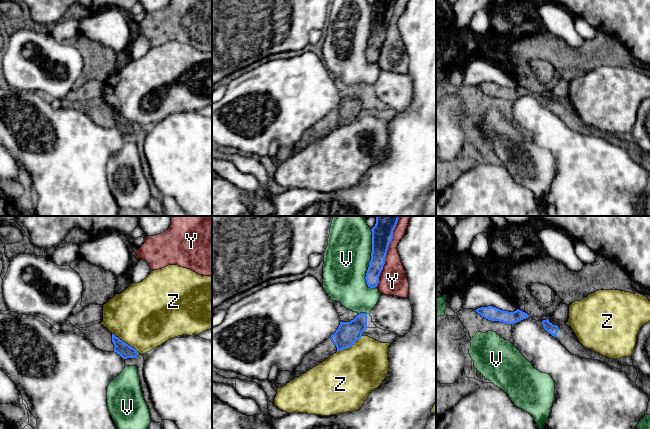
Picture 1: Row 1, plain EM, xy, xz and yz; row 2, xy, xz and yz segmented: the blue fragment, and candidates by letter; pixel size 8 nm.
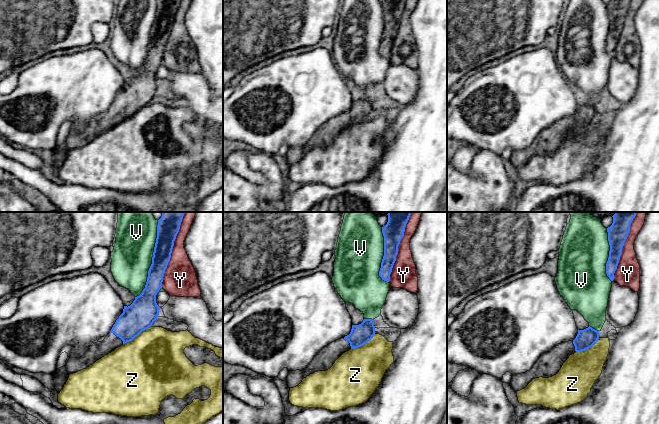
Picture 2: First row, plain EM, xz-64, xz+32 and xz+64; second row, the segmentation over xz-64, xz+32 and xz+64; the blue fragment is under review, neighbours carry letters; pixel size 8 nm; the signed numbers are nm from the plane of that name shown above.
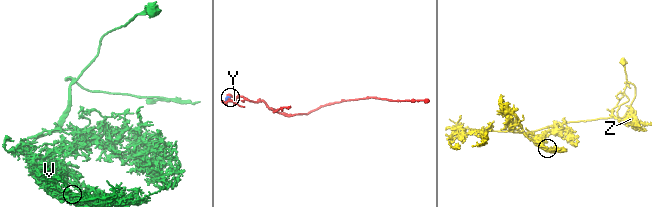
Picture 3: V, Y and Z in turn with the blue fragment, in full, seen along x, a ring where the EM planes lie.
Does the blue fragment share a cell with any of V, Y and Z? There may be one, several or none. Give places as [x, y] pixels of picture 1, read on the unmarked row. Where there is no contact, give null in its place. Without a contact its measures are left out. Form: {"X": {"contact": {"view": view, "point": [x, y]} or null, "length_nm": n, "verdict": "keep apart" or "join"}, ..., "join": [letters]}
{"V": {"contact": {"view": "xz", "point": [370, 36]}, "length_nm": 480, "verdict": "keep apart"}, "Y": {"contact": {"view": "xz", "point": [385, 31]}, "length_nm": 550, "verdict": "keep apart"}, "Z": {"contact": {"view": "xy", "point": [124, 118]}, "length_nm": 260, "verdict": "keep apart"}, "join": []}

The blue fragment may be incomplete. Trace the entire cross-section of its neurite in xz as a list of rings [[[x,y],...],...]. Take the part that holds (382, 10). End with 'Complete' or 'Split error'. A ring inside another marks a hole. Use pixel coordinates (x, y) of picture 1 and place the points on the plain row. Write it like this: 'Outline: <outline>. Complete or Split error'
Outline: [[[375,0],[372,7],[372,29],[366,49],[368,63],[375,64],[379,59],[379,52],[385,40],[385,33],[396,0]]]. Complete

